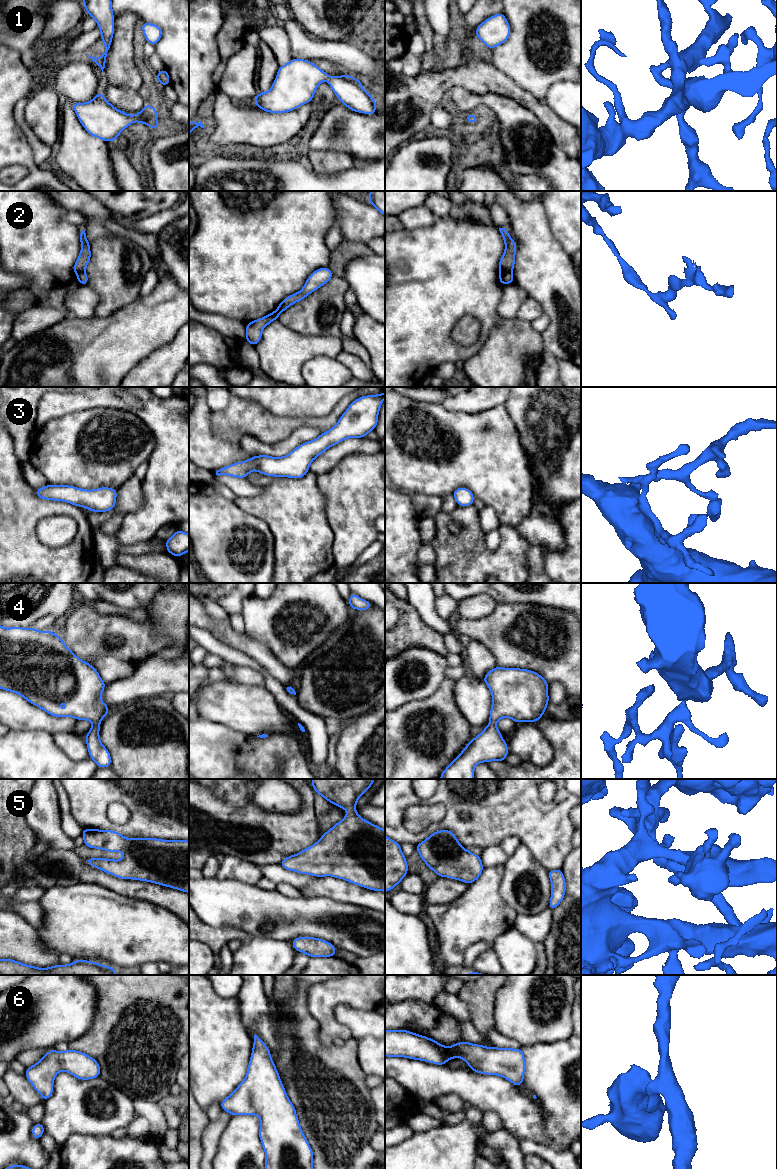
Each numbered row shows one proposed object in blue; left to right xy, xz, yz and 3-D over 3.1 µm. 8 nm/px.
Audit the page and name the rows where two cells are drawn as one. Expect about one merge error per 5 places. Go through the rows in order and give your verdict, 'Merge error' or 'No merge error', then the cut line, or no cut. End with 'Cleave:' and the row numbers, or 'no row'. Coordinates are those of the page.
1: No merge error. No split
2: Merge error. Split along yz (500, 270), (510, 273)
3: No merge error. No split
4: No merge error. No split
5: No merge error. No split
6: No merge error. No split
Cleave: 2

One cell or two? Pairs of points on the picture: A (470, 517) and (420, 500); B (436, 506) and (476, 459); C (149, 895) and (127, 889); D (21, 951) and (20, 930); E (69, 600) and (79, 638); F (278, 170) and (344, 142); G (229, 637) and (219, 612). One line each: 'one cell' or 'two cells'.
A: two cells
B: two cells
C: one cell
D: one cell
E: two cells
F: two cells
G: two cells

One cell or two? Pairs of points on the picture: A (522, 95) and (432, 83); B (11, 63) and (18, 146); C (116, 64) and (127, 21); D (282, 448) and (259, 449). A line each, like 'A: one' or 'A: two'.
A: one
B: one
C: one
D: one

